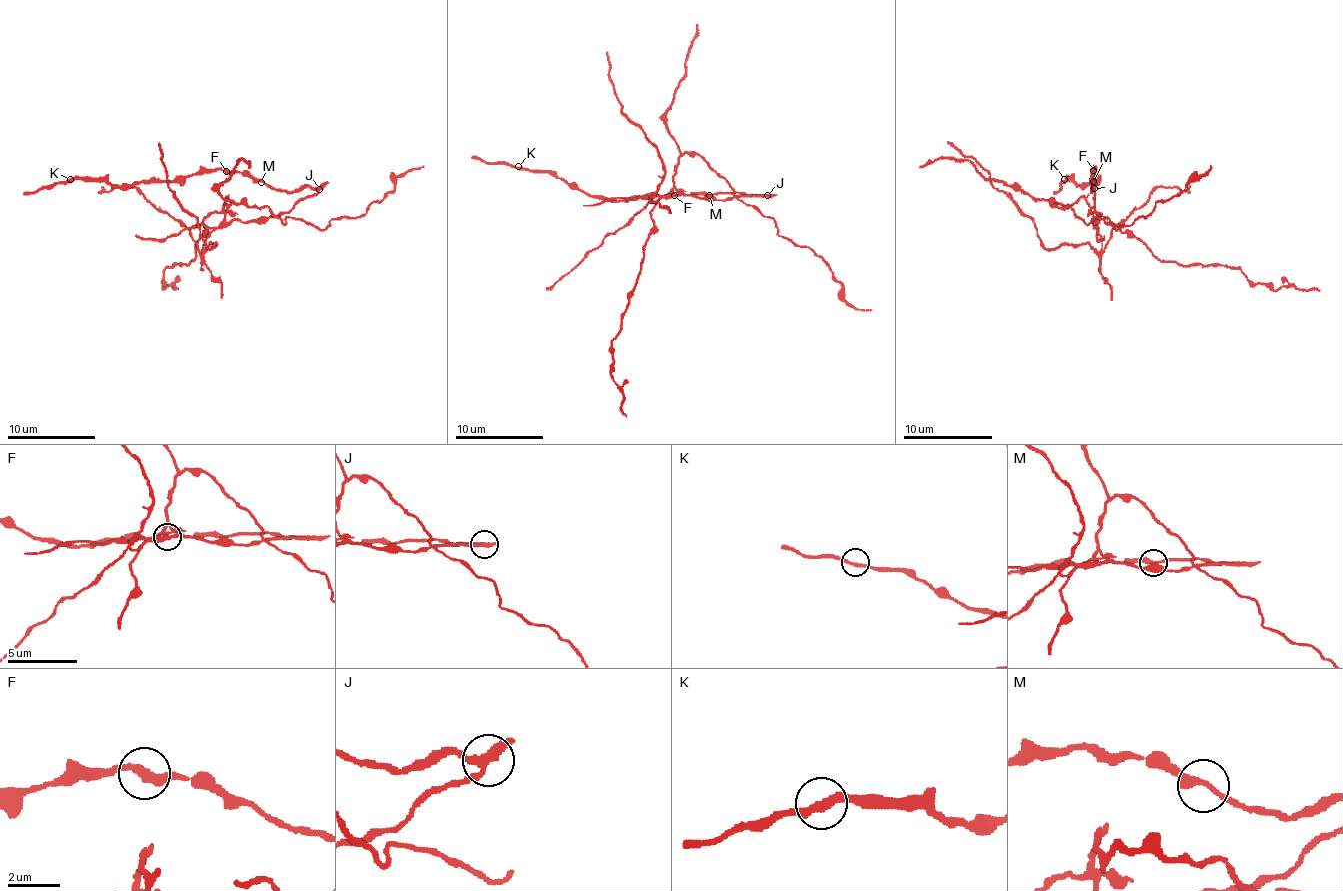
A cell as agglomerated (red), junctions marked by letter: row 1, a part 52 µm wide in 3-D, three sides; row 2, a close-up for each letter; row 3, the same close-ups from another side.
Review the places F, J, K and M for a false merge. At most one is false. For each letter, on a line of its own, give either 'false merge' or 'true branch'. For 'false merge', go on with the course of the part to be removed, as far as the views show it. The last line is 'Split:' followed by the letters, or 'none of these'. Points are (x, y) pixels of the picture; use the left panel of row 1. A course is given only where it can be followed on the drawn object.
F: true branch
J: false merge; foreign part runs (320, 188), (274, 217), (243, 221), (213, 212), (195, 258), (164, 269), (164, 289), (177, 289)
K: true branch
M: true branch
Split: J

